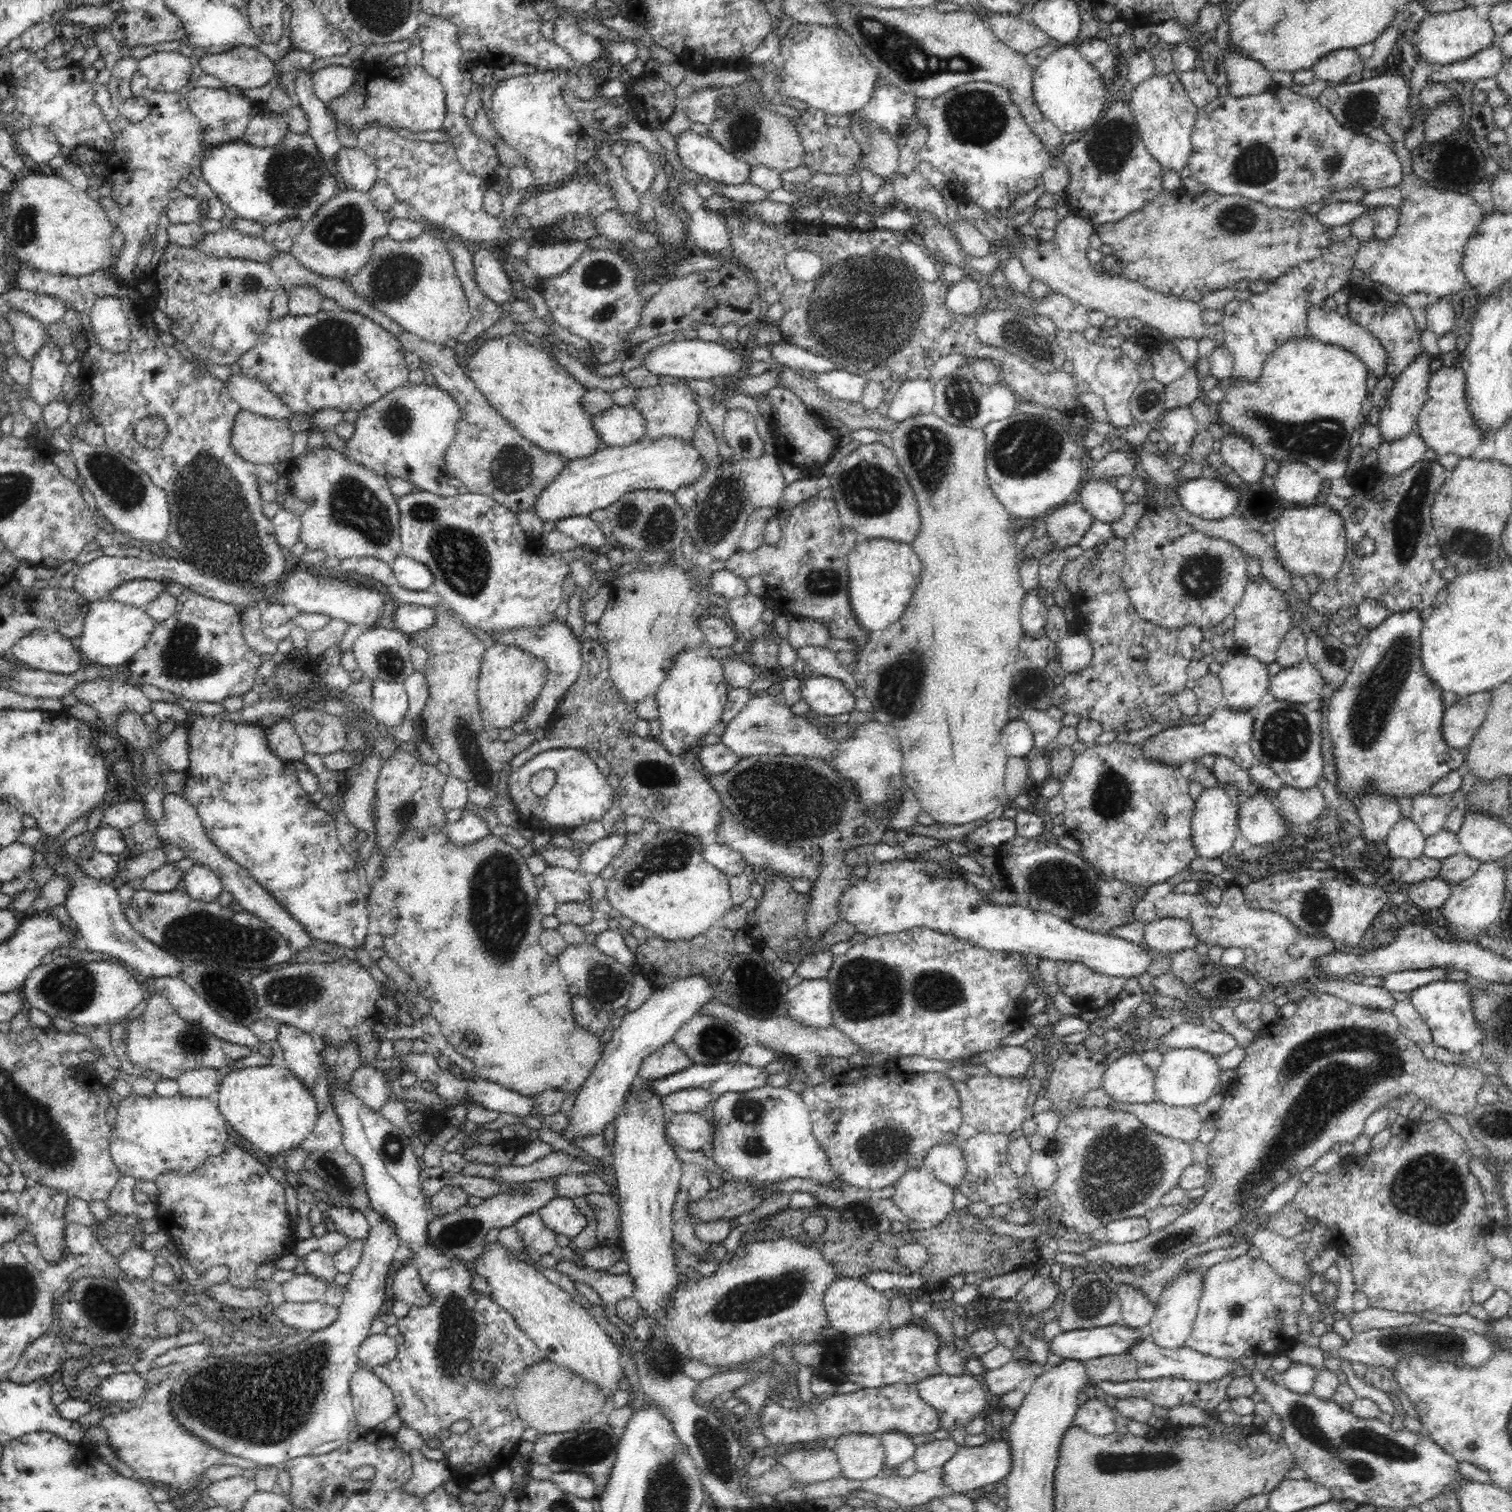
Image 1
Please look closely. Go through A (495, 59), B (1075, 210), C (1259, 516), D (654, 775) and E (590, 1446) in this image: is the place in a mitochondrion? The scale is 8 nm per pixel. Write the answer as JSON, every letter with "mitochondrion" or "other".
{"A":"other","B":"other","C":"other","D":"mitochondrion","E":"mitochondrion"}

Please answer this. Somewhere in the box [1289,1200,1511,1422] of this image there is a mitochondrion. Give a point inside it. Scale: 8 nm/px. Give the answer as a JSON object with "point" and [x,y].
{"point":[1450,1346]}

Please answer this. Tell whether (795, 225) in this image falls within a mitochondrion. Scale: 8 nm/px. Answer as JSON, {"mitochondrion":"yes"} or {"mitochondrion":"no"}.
{"mitochondrion":"no"}

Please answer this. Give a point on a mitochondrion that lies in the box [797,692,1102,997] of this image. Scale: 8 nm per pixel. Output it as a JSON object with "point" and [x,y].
{"point":[1065,884]}

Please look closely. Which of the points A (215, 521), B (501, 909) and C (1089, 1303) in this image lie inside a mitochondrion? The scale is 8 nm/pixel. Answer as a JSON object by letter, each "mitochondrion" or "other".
{"A":"mitochondrion","B":"mitochondrion","C":"mitochondrion"}

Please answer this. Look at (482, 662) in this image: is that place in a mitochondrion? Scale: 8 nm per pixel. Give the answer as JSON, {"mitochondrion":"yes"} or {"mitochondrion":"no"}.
{"mitochondrion":"no"}

